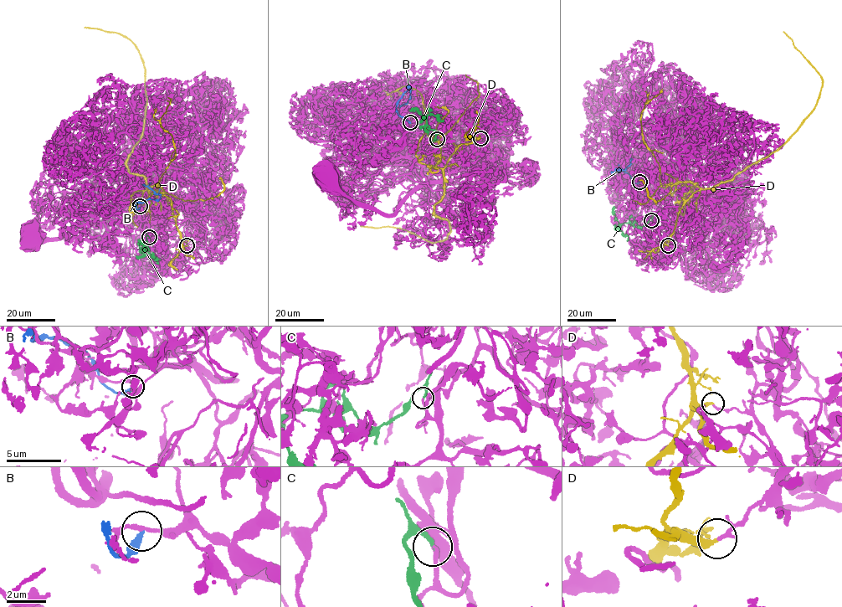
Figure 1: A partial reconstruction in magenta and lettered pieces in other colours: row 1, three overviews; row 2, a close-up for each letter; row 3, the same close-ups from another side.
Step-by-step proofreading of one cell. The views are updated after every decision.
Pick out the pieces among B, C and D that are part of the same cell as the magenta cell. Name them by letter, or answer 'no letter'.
C

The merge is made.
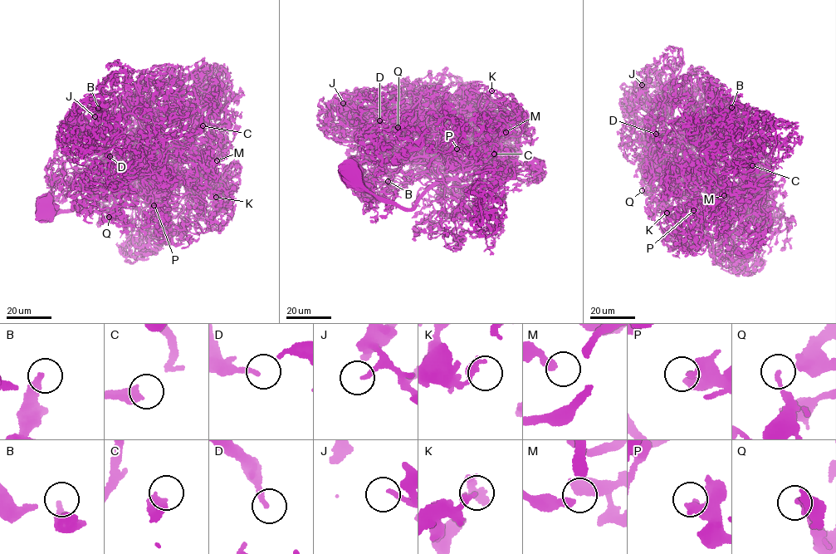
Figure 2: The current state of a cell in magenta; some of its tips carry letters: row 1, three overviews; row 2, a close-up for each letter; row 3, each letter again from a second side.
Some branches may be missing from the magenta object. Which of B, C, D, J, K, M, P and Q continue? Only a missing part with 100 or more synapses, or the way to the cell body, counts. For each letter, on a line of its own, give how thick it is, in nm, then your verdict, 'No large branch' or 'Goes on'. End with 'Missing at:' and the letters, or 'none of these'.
B: Thickness 240 nm. No large branch
C: Thickness 480 nm. No large branch
D: Thickness 190 nm. No large branch
J: Thickness 180 nm. Goes on
K: Thickness 320 nm. No large branch
M: Thickness 320 nm. No large branch
P: Thickness 240 nm. No large branch
Q: Thickness 120 nm. No large branch
Missing at: J

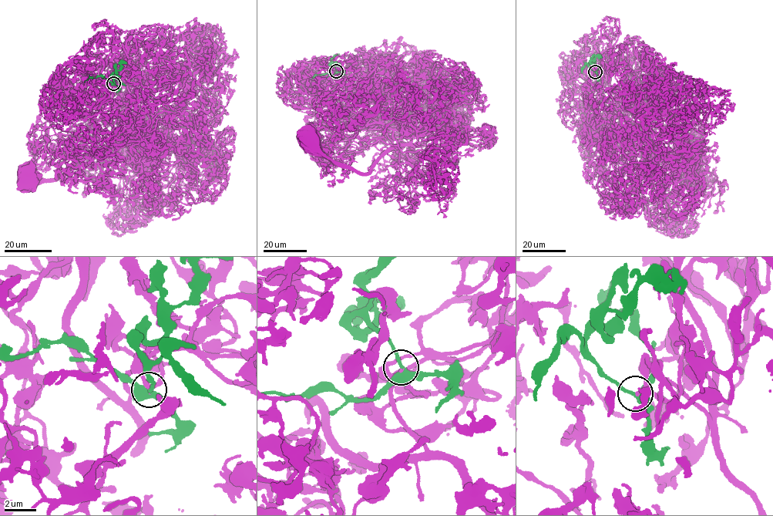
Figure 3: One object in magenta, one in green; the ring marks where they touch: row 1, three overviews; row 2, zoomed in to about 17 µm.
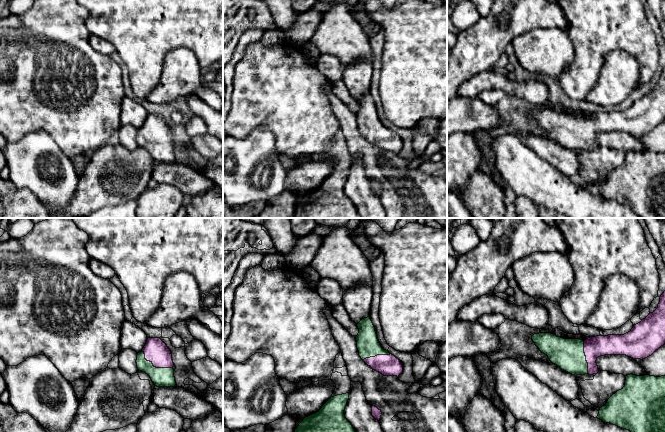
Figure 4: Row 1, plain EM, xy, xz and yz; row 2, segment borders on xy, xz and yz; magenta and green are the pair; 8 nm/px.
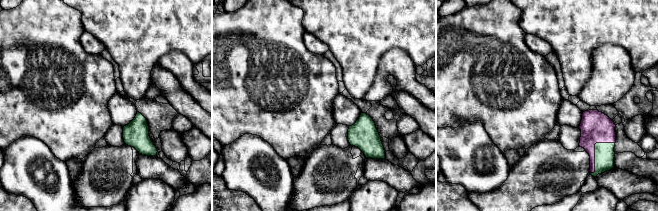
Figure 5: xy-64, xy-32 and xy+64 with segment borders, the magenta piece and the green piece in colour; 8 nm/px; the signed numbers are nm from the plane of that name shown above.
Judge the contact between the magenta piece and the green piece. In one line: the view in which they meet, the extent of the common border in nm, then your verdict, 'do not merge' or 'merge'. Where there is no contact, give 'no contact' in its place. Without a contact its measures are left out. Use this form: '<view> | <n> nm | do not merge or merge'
xy | 300 nm | merge

